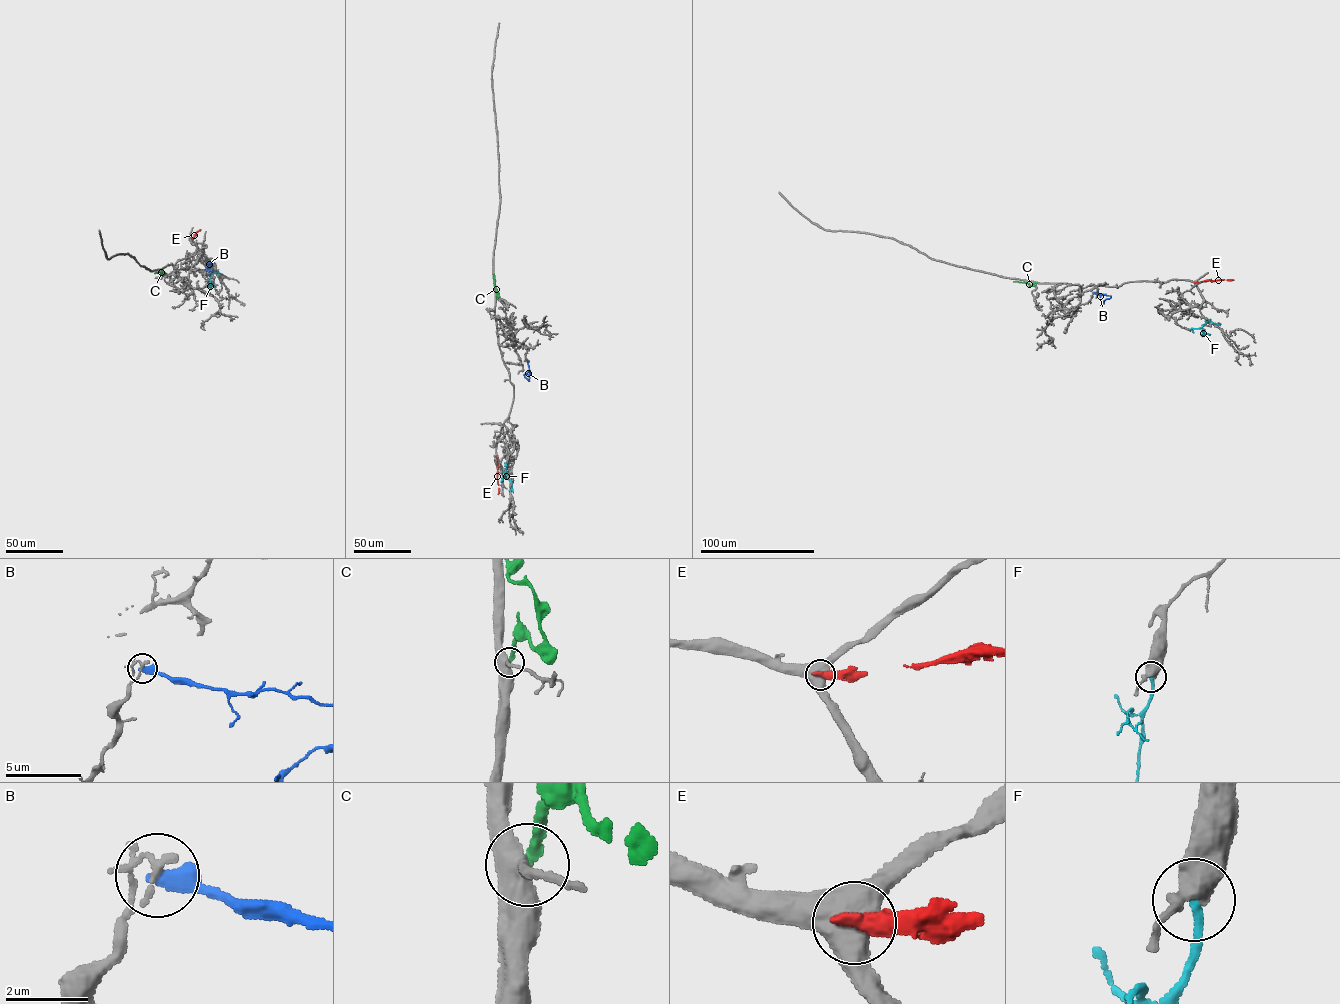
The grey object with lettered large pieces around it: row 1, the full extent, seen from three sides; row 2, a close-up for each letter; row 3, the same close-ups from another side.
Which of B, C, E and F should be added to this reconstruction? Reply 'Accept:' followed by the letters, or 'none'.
Accept: none

